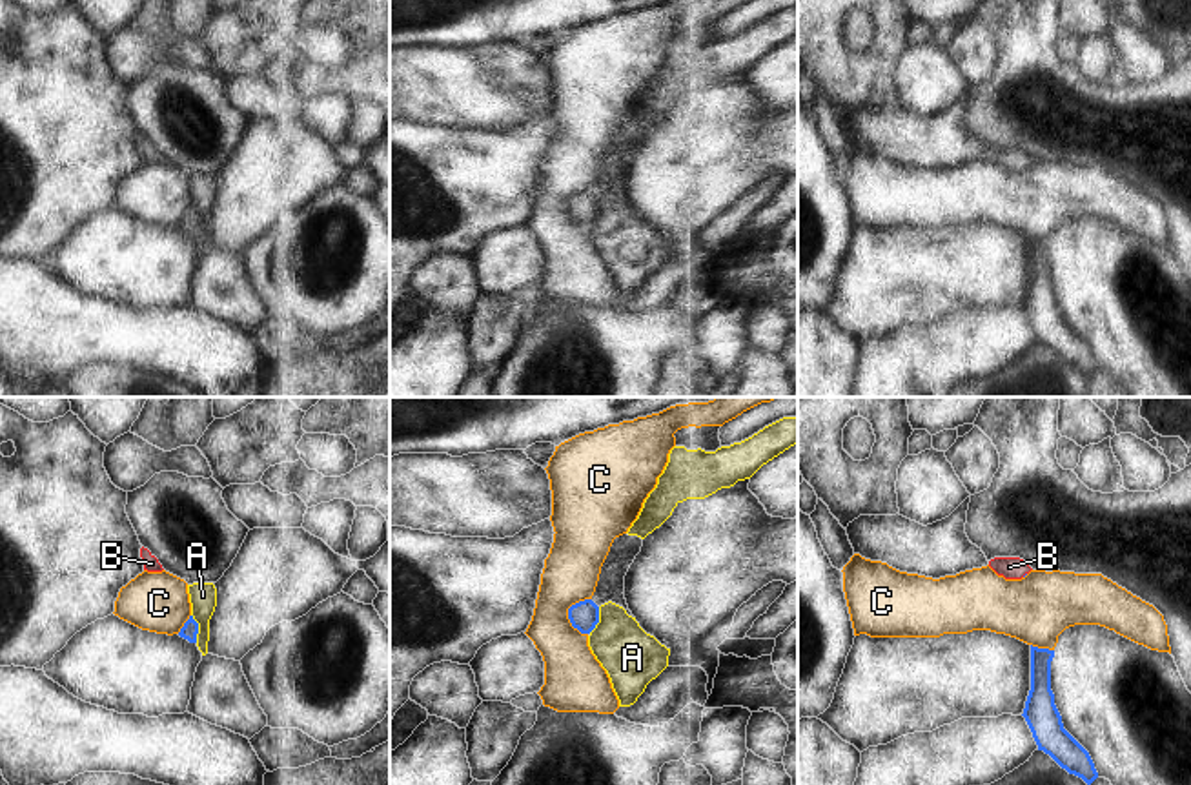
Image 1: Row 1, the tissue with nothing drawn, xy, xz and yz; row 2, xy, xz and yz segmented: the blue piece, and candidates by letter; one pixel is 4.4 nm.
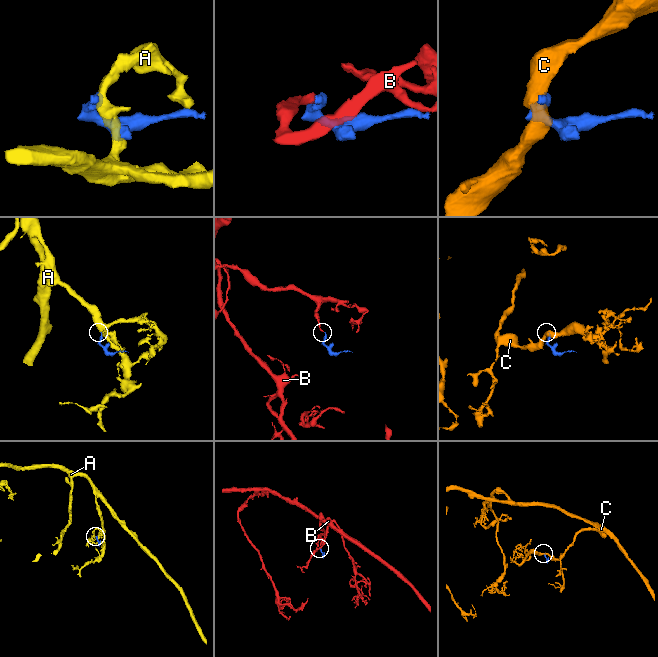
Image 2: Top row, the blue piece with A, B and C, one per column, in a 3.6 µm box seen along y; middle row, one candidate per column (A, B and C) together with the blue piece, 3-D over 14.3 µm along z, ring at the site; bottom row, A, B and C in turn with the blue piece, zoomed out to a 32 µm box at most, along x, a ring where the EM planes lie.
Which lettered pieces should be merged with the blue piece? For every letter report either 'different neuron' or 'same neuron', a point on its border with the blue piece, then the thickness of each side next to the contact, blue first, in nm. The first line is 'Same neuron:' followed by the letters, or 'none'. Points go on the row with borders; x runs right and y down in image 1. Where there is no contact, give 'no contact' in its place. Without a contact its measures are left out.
Same neuron: B
A: different neuron; contact xy (197, 629); calibres 70 and 130 nm
B: same neuron; no contact
C: different neuron; contact xz (569, 614); calibres 130 and 240 nm

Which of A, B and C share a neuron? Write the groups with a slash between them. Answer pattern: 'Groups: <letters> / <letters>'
Groups: A / B / C.

